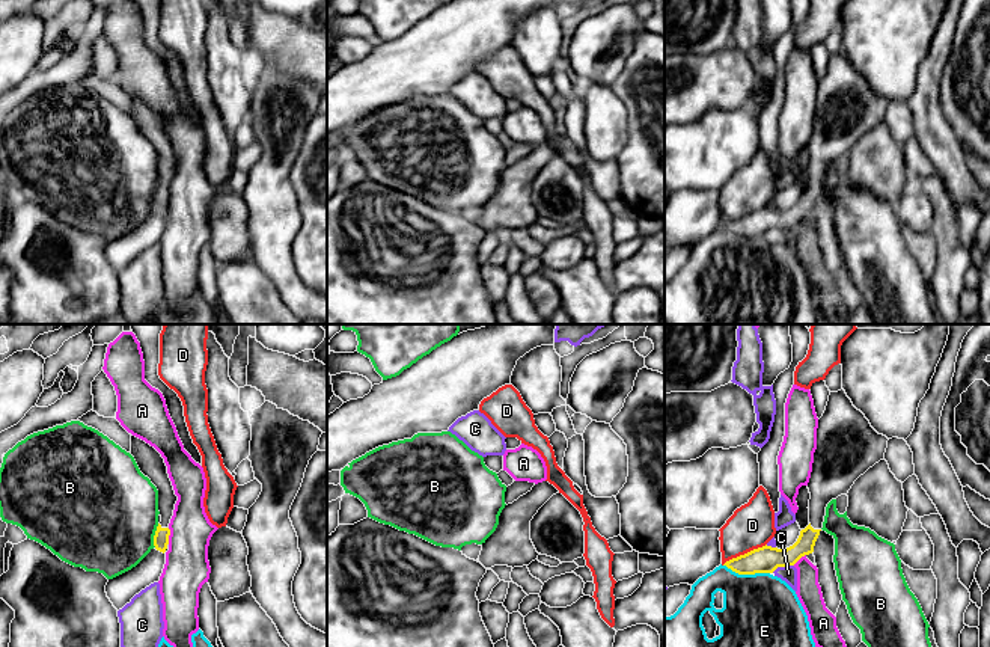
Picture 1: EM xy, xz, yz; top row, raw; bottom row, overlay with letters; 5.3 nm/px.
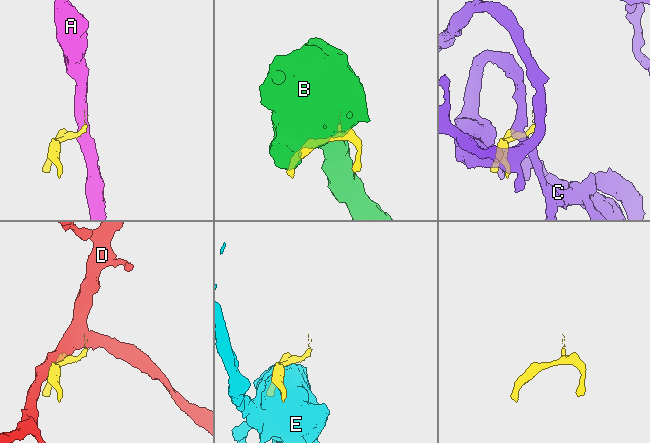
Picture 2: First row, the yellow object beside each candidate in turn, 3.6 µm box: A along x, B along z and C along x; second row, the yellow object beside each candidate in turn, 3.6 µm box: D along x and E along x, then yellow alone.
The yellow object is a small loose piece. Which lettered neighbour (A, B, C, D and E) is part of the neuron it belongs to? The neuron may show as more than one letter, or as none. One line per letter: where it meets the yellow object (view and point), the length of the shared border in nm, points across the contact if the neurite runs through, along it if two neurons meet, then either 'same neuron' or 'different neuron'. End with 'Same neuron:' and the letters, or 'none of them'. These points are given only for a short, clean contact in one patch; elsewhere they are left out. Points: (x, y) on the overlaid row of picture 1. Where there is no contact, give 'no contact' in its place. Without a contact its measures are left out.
A: meets yellow in xy at (169, 534); contact 90 nm long; border along xy (168, 528), (169, 543); different neuron
B: meets yellow in xy at (154, 536); contact 130 nm long; border along xy (158, 524), (154, 533), (154, 546); different neuron
C: meets yellow in yz at (782, 566); contact 130 nm long; different neuron
D: meets yellow in yz at (745, 554); contact 260 nm long; different neuron
E: meets yellow in yz at (746, 573); contact 260 nm long; different neuron
Same neuron: none of them

